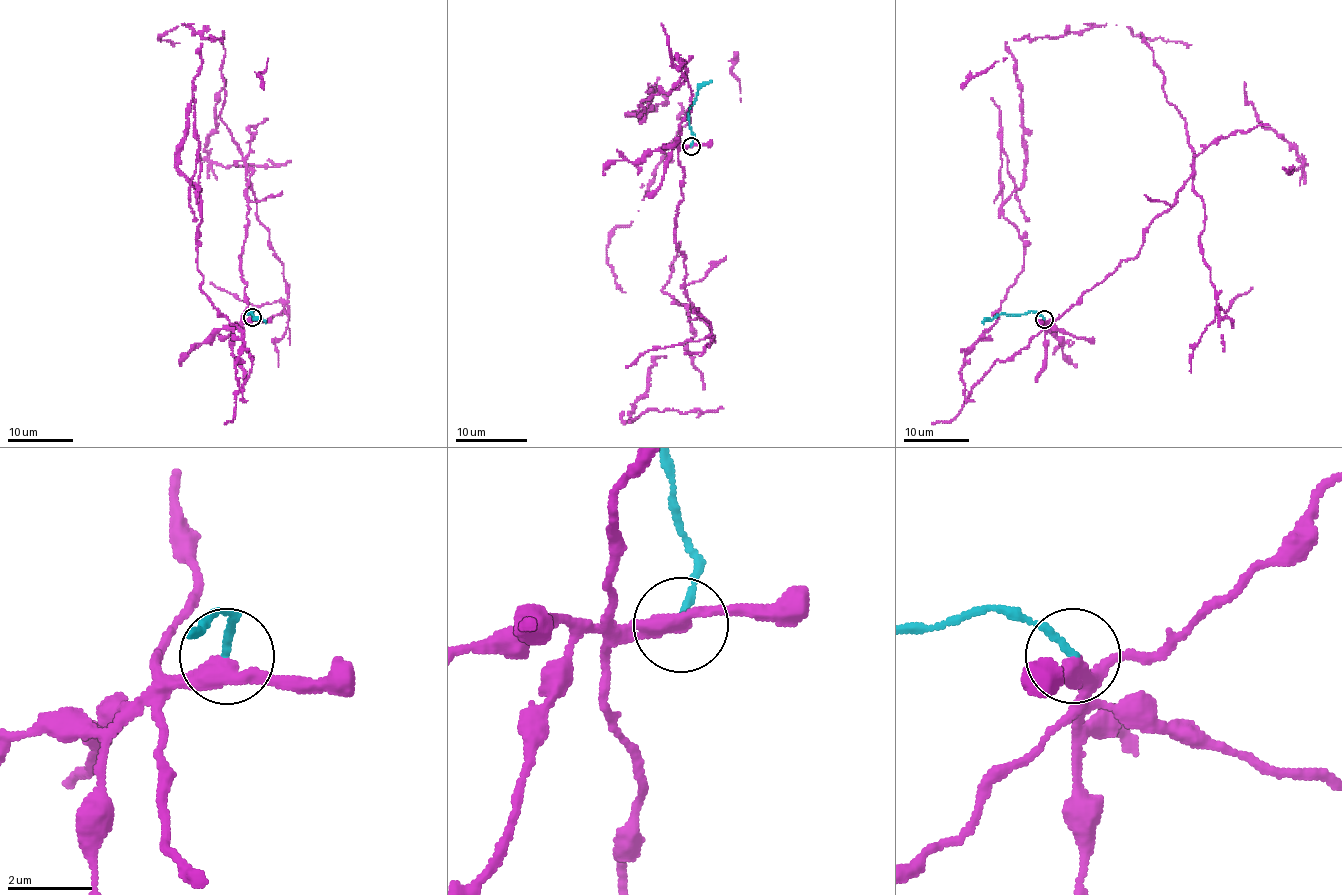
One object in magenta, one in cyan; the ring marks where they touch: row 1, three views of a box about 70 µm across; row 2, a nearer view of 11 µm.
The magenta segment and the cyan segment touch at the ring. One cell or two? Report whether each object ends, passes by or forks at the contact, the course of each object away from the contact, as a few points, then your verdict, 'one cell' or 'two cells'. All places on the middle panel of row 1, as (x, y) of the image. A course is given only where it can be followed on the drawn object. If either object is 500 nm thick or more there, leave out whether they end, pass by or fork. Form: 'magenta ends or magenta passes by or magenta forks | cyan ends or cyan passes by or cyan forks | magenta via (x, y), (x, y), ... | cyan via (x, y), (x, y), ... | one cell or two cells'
magenta passes by | cyan ends | magenta via (690, 147), (676, 54), (687, 77), (628, 115), (668, 92), (689, 121), (606, 248), (625, 292) | cyan via (690, 147), (689, 107), (696, 93), (711, 80) | two cells

